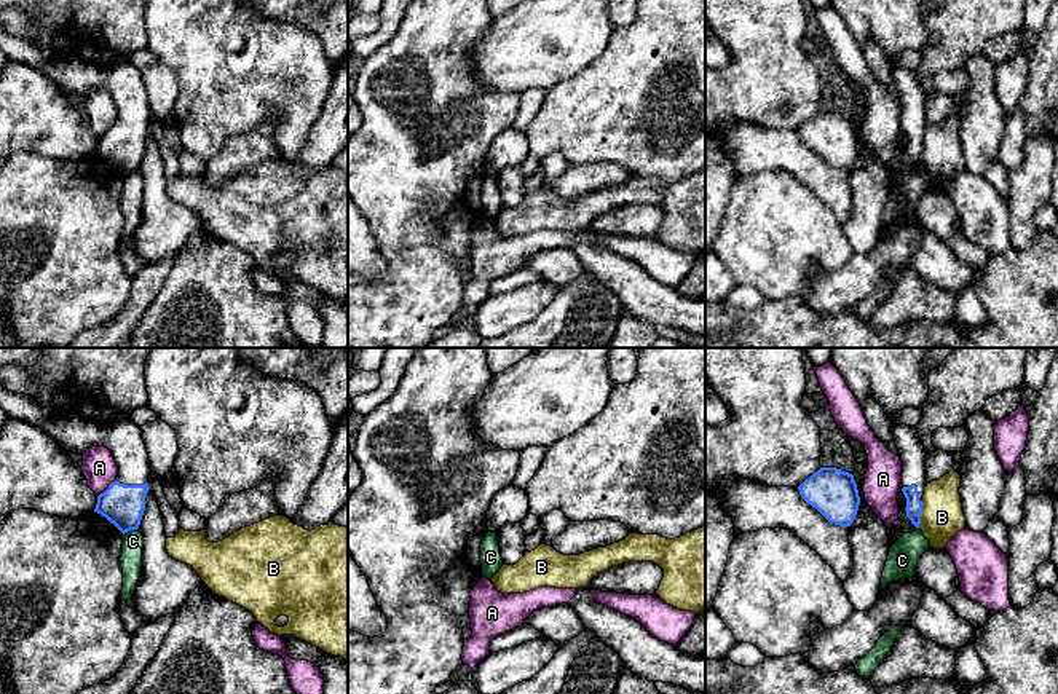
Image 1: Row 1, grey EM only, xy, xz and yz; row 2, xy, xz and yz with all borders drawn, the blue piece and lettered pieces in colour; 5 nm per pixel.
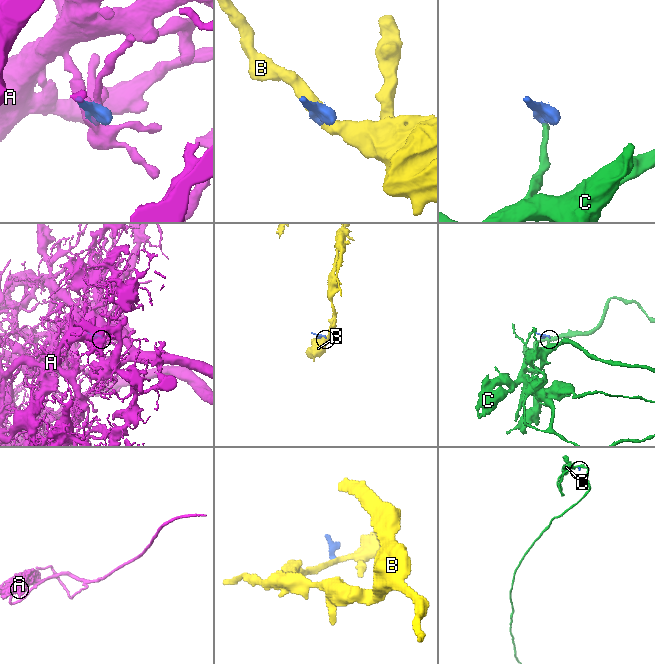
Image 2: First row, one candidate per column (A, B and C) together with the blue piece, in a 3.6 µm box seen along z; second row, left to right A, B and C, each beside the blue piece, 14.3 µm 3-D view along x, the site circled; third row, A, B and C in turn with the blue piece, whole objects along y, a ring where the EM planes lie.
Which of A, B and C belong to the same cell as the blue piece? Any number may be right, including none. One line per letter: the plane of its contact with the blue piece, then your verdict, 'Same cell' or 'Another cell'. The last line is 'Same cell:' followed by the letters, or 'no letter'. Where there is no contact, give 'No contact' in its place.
A: Touches blue in xy. Another cell
B: Touches blue in yz. Another cell
C: Touches blue in xy. Another cell
Same cell: no letter

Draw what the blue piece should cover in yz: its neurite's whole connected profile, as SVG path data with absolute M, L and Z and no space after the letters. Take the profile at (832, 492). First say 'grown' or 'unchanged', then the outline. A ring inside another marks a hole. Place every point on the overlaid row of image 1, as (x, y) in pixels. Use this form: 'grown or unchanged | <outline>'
unchanged | M820 467L799 487L801 498L830 523L851 526L860 496L854 475L836 467Z

